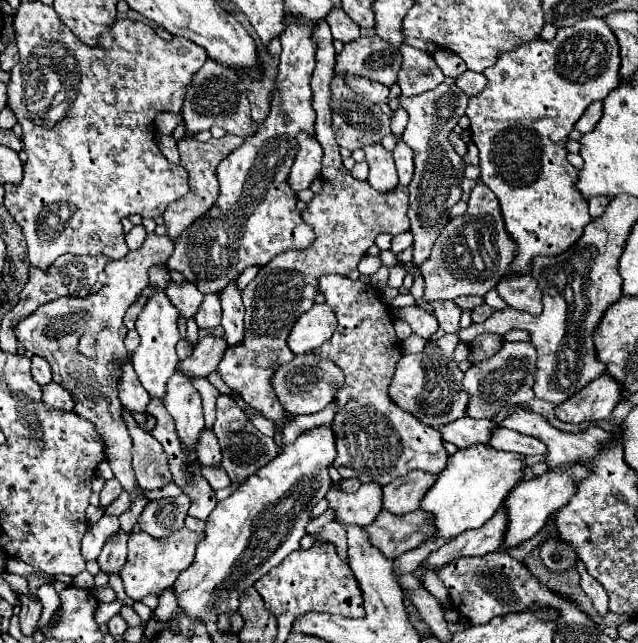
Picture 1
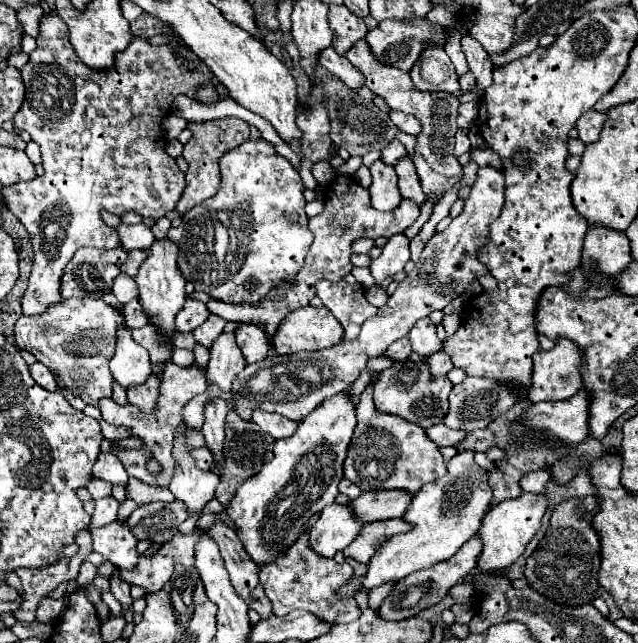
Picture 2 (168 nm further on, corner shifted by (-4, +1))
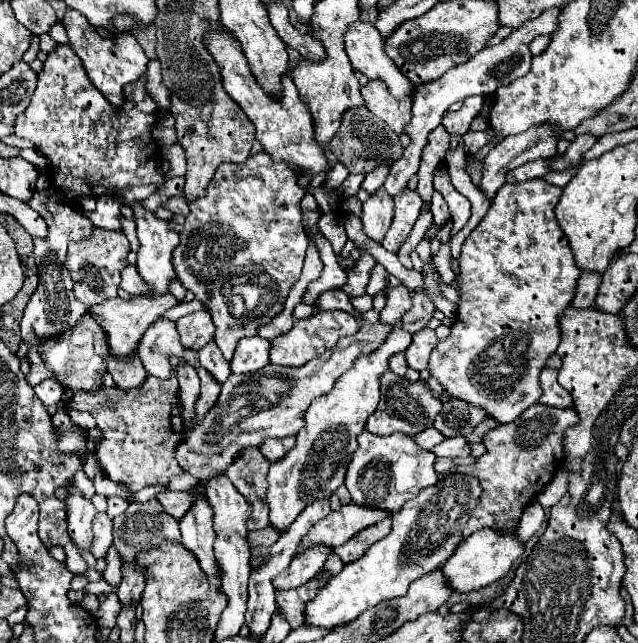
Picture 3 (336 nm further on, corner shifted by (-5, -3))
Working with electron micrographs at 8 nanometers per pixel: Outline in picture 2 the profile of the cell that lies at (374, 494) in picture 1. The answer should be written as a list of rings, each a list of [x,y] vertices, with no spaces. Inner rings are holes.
[[[333,503],[321,511],[321,517],[311,527],[309,547],[321,557],[333,557],[359,535],[361,525],[353,519],[347,505]]]

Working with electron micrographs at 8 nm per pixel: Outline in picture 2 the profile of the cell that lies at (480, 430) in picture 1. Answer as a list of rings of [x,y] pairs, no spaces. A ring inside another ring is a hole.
[[[443,423],[429,427],[425,433],[427,433],[427,437],[429,437],[433,443],[437,443],[439,447],[443,447],[443,445],[457,445],[457,443],[465,437],[463,431],[453,431],[453,429],[445,427]]]

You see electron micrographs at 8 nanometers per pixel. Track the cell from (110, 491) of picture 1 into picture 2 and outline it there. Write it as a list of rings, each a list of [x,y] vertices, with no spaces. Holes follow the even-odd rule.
[[[109,495],[105,499],[99,499],[95,501],[95,511],[91,515],[91,525],[89,529],[93,527],[103,527],[103,525],[109,525],[113,521],[117,521],[117,509],[119,509],[119,503]]]

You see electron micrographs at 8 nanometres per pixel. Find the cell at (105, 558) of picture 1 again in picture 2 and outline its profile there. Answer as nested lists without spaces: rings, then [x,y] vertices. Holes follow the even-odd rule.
[[[115,569],[115,573],[111,575],[111,579],[109,579],[109,581],[111,581],[111,593],[113,593],[113,595],[115,595],[115,599],[121,603],[123,613],[127,613],[127,611],[129,611],[129,607],[131,607],[131,603],[133,603],[131,595],[129,595],[131,585],[119,579],[119,571],[117,571],[117,569]]]

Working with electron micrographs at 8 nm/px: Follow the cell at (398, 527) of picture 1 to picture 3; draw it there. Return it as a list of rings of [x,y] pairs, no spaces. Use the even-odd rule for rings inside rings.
[[[384,519],[382,523],[376,523],[372,527],[366,527],[364,531],[360,531],[358,535],[354,535],[348,543],[344,543],[342,547],[336,547],[334,553],[344,561],[344,563],[352,563],[356,559],[360,559],[366,549],[370,549],[372,543],[380,541],[382,537],[386,537],[392,531],[392,523],[390,519]]]

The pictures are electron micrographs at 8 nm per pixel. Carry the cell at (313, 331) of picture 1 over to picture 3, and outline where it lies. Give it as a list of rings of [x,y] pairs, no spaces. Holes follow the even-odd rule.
[[[318,311],[312,317],[296,321],[294,327],[288,333],[272,339],[270,363],[288,365],[288,367],[300,367],[300,365],[308,363],[310,359],[322,355],[330,347],[334,347],[340,337],[354,335],[358,329],[360,329],[360,325],[350,313],[344,313],[344,311]]]

